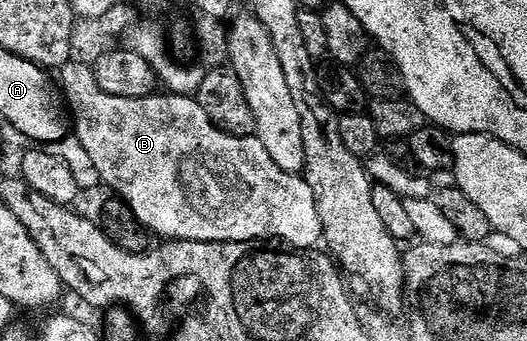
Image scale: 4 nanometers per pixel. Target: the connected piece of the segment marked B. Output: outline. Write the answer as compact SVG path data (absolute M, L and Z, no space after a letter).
M71 60L66 65L60 66L58 70L58 85L62 90L62 97L68 100L68 109L72 112L70 116L71 124L74 126L74 136L81 141L86 149L86 154L90 155L90 162L97 169L101 182L113 189L115 196L124 201L134 211L134 215L143 223L149 234L160 236L160 239L175 239L177 241L258 241L267 242L267 237L277 237L277 242L291 247L297 251L308 251L319 246L322 241L322 223L318 215L318 207L314 199L314 191L310 191L307 181L303 176L295 173L282 171L274 159L270 159L270 151L262 147L260 138L253 135L250 137L231 137L229 133L224 133L212 122L210 115L202 111L195 96L173 96L173 95L153 95L142 99L118 99L114 95L106 95L102 87L92 74L91 65L83 65L80 62Z

